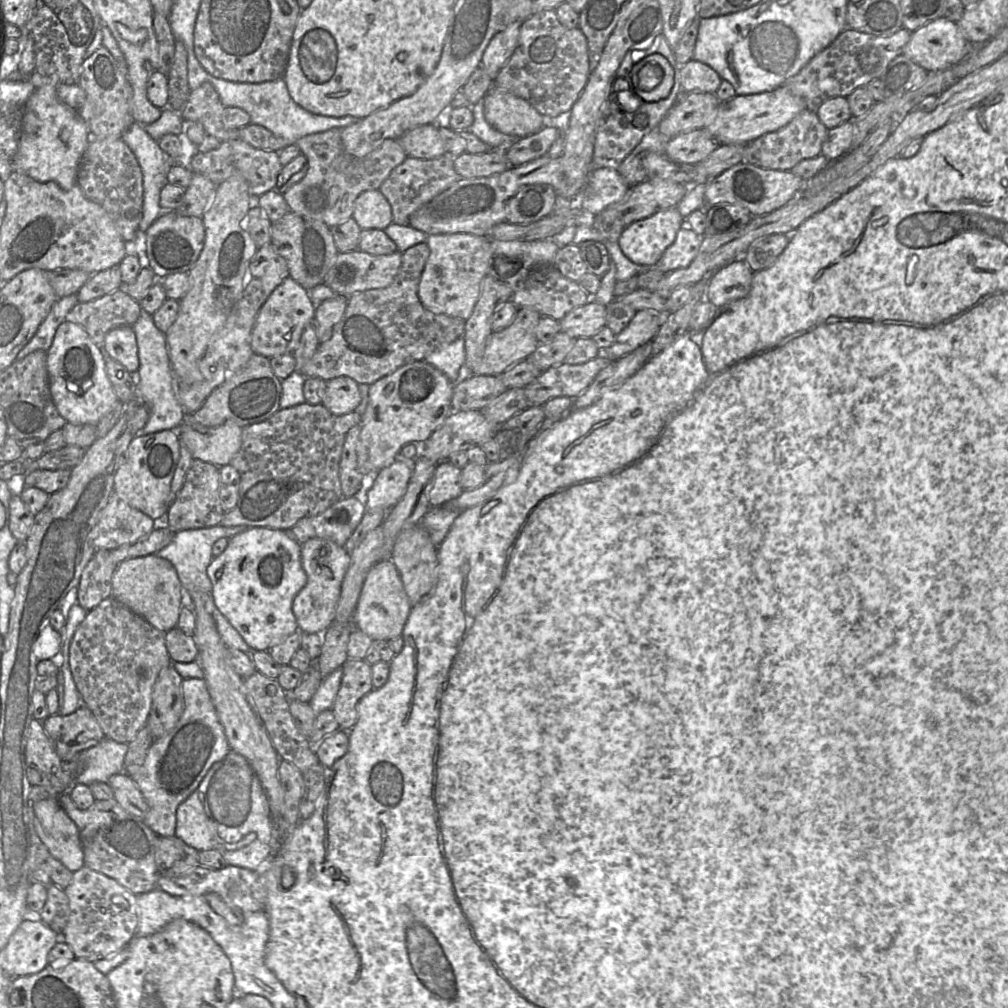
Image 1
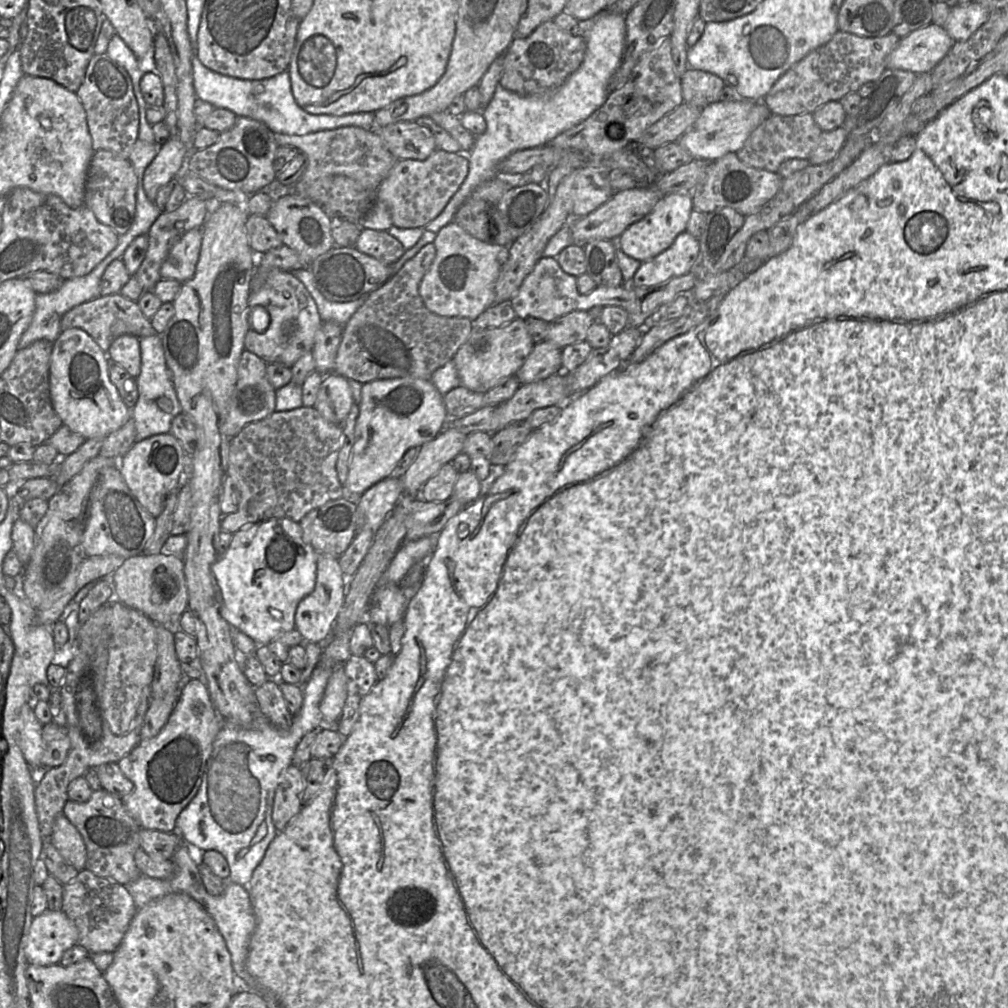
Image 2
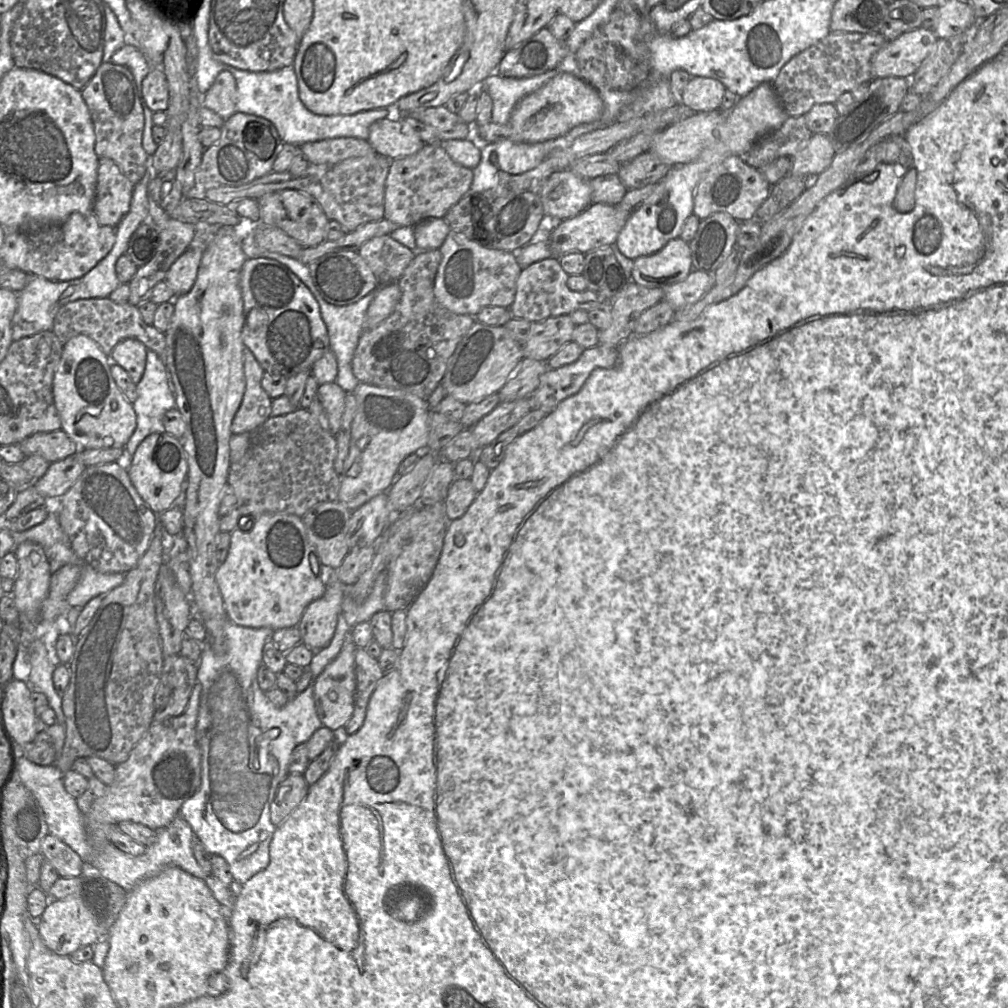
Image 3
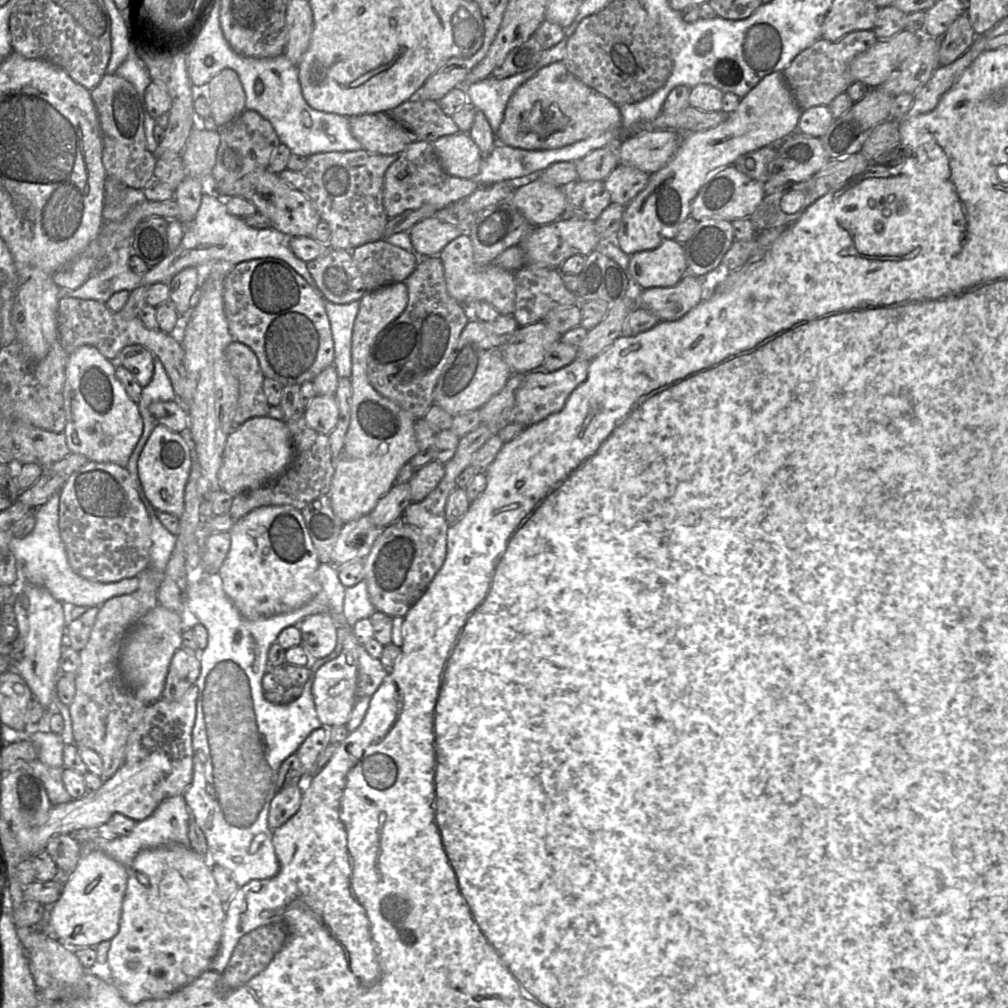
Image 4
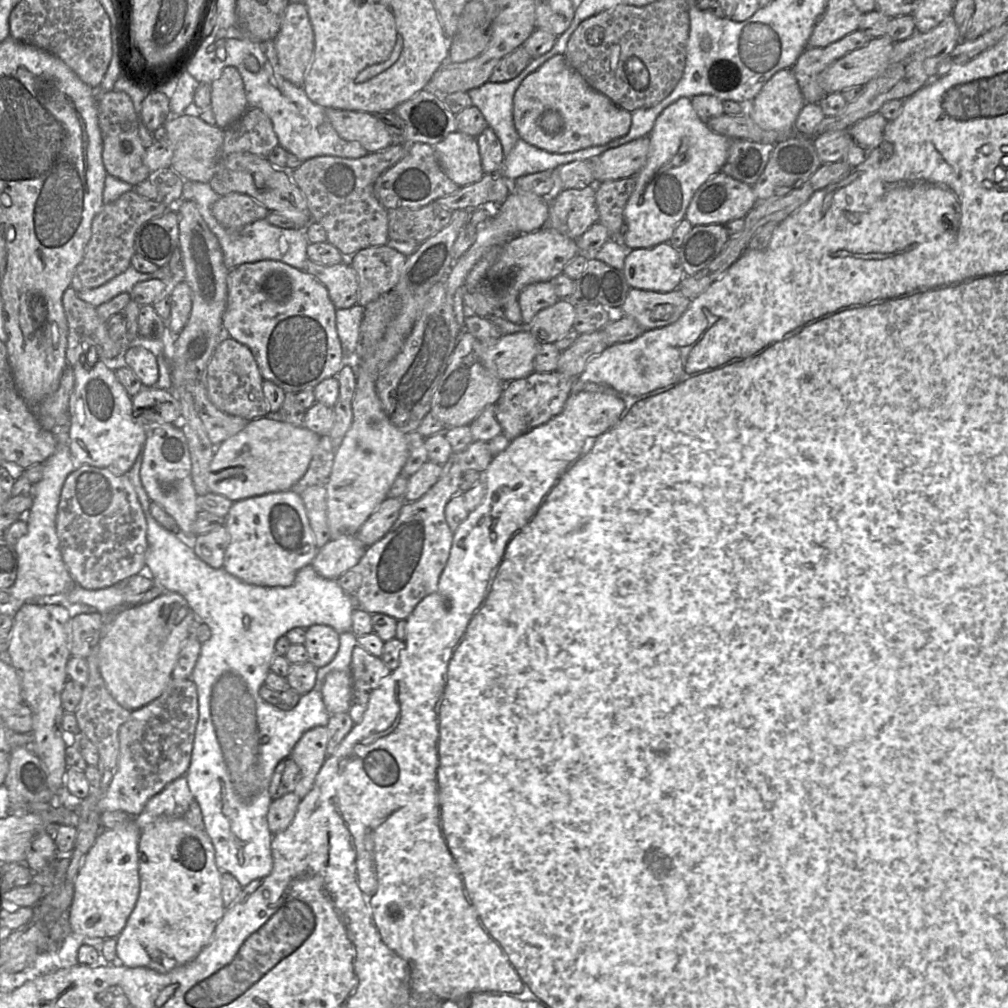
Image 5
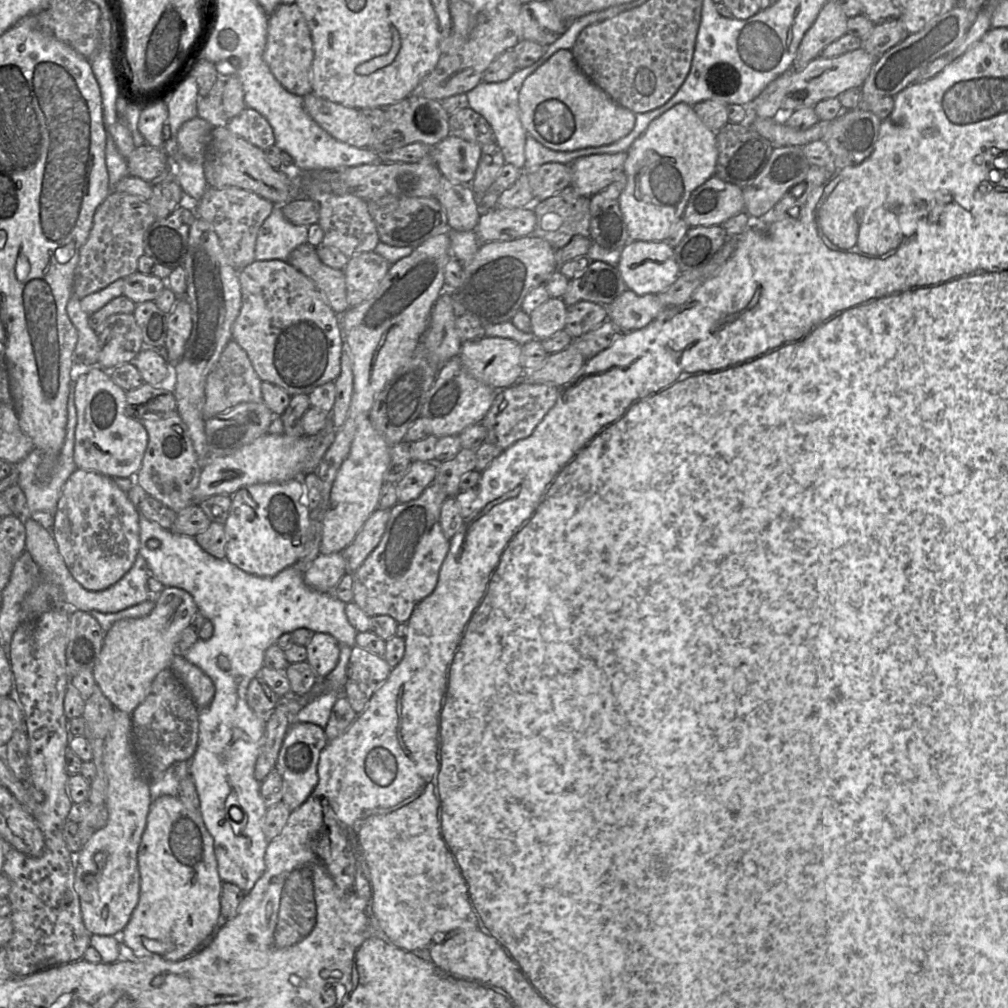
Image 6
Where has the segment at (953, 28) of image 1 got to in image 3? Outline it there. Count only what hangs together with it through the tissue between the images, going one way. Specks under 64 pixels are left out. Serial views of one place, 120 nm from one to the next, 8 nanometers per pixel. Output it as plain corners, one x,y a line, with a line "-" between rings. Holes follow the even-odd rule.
923,27
905,32
893,41
887,42
872,58
873,78
901,77
911,78
922,62
934,50
938,38
934,31

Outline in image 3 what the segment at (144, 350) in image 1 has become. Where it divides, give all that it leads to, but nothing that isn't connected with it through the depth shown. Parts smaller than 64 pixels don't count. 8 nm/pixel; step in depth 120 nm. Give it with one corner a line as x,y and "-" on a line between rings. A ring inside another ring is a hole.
148,349
147,351
145,371
141,380
136,384
136,387
137,399
133,403
133,409
136,413
136,428
125,445
120,459
126,469
136,449
147,436
153,433
165,432
163,417
167,411
176,408
173,382
171,381
169,372
163,360
152,350

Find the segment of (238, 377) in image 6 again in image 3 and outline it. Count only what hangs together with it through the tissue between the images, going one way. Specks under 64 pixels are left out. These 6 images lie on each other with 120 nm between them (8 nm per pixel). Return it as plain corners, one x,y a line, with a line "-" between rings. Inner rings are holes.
245,345
242,355
246,385
241,405
231,425
234,435
253,433
271,416
272,410
272,399
261,385
264,369

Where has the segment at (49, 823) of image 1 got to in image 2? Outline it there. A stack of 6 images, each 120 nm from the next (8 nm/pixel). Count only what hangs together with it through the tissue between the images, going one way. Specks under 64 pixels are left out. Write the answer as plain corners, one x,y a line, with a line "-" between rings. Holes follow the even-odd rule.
64,814
56,817
50,842
78,871
85,869
86,847
83,838

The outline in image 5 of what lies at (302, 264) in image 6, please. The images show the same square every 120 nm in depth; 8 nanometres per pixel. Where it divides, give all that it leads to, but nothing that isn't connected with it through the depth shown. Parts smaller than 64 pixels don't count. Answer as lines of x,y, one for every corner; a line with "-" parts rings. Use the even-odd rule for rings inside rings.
307,258
304,271
315,277
326,287
336,309
346,309
357,304
359,283
348,260
336,265
325,266

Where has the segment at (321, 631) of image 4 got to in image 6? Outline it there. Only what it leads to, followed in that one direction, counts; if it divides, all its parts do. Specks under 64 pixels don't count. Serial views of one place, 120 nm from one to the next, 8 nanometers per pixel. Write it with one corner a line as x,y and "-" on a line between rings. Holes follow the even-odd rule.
316,632
306,648
306,661
316,672
319,682
338,664
341,644
328,633

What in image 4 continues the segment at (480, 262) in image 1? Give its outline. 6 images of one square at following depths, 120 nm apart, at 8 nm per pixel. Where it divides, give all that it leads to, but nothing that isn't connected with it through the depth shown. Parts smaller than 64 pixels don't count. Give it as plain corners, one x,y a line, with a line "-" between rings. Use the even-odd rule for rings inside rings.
462,234
449,242
439,254
444,268
444,277
449,295
462,305
472,302
487,302
500,315
513,315
515,310
515,272
503,269
494,263
485,266
474,261
472,241

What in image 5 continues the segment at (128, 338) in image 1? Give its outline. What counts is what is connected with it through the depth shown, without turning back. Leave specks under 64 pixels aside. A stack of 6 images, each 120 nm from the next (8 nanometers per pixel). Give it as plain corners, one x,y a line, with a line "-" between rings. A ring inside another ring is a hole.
132,346
124,354
124,365
139,378
144,387
152,387
159,378
157,357
148,349

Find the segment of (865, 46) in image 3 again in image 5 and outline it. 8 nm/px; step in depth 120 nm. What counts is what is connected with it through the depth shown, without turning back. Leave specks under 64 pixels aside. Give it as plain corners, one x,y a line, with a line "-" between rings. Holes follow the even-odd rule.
856,30
826,47
806,48
791,68
806,103
819,103
826,96
818,83
818,76
824,69
849,52
864,47
871,40
872,38
869,35

